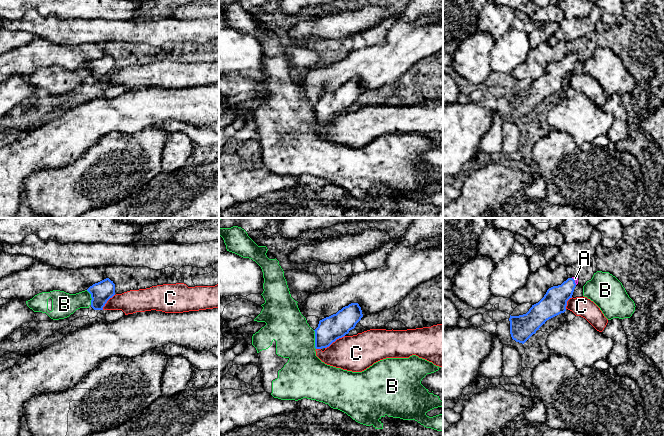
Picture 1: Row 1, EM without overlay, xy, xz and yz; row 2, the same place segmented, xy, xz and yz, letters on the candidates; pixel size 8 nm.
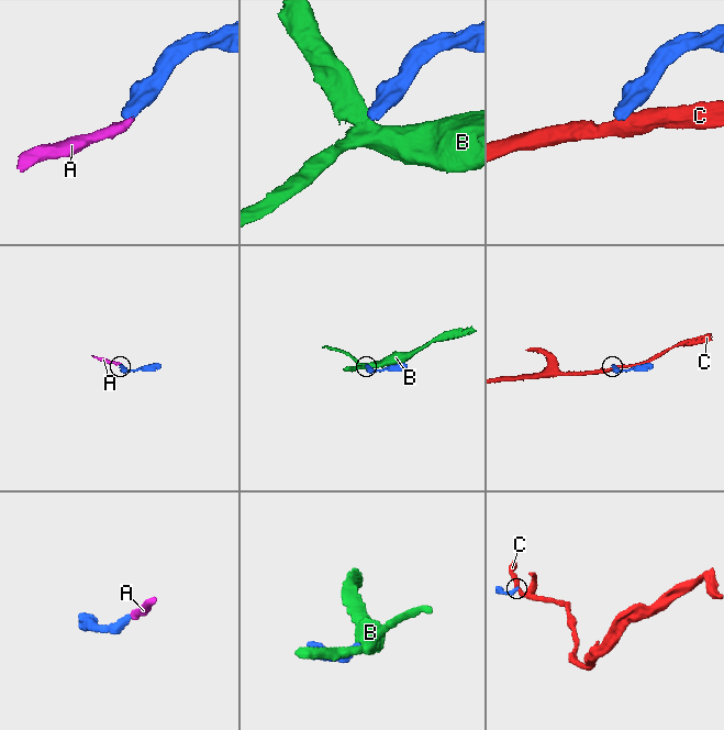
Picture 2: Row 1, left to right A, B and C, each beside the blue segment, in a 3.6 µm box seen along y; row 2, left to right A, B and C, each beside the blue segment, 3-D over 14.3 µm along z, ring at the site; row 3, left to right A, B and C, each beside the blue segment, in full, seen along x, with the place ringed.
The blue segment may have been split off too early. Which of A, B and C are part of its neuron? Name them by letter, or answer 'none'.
A

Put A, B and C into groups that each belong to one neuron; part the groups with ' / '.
A / B / C

